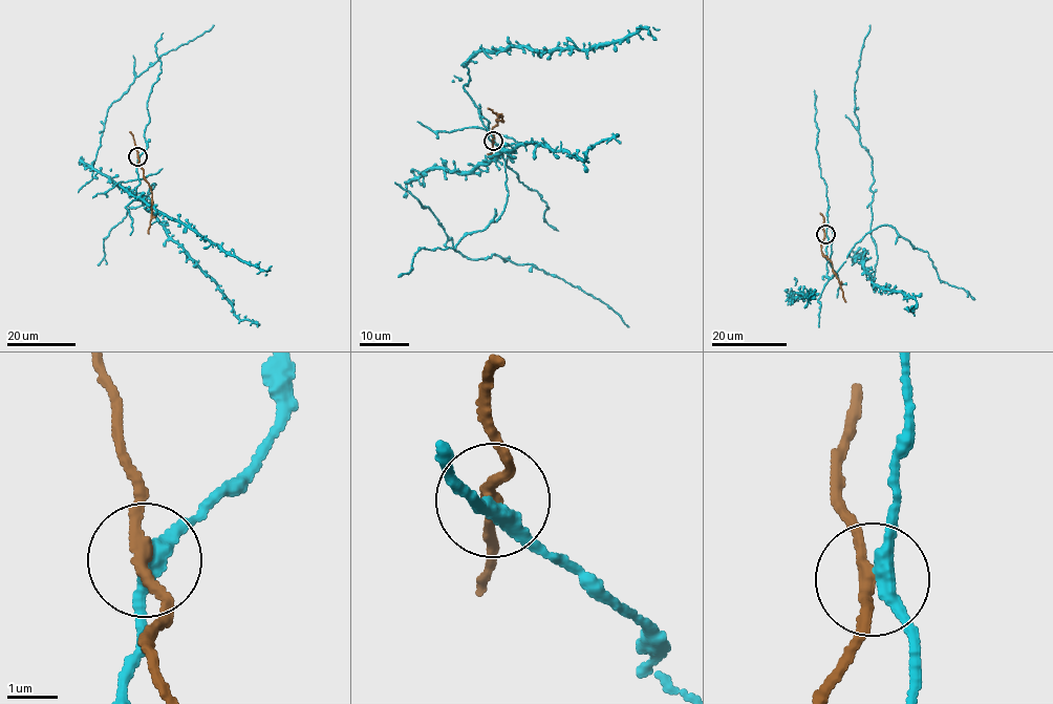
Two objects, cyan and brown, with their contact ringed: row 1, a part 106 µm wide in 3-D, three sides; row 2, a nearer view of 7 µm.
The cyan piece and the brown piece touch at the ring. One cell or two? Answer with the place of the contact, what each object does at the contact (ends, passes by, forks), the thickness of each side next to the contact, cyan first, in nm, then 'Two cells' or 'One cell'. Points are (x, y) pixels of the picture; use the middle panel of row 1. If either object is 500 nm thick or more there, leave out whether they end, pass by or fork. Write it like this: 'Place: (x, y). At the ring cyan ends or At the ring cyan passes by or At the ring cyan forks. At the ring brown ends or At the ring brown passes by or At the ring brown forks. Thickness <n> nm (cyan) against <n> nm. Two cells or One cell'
Place: (493, 141). At the ring cyan passes by. At the ring brown passes by. Thickness 280 nm (cyan) against 220 nm. Two cells

